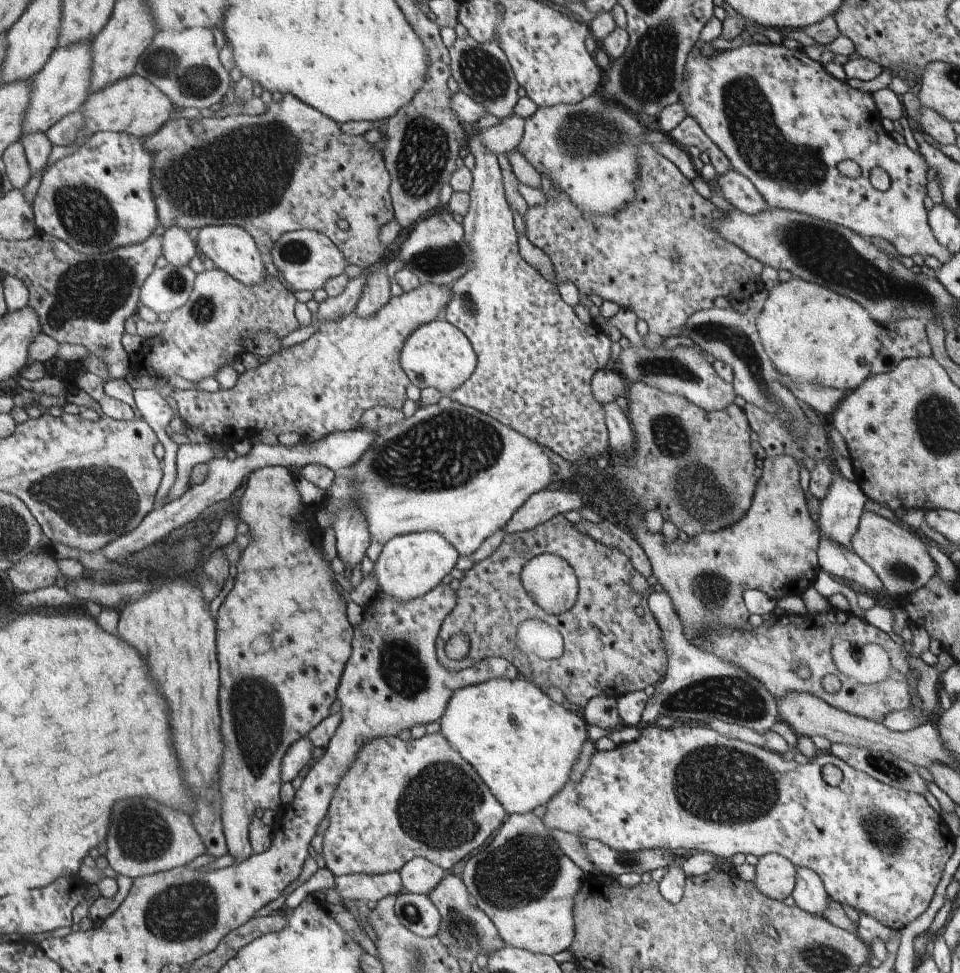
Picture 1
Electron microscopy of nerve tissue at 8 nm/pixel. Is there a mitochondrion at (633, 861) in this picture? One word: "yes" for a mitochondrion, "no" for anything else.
yes

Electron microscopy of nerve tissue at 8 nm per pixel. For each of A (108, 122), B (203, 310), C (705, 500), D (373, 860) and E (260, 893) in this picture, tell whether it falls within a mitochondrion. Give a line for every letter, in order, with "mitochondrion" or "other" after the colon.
A: other
B: mitochondrion
C: mitochondrion
D: other
E: other

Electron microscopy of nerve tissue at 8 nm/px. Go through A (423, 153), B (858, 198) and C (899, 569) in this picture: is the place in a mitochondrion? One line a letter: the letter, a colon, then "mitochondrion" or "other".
A: mitochondrion
B: other
C: mitochondrion

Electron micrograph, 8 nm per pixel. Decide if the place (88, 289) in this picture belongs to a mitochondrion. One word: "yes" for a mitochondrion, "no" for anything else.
yes

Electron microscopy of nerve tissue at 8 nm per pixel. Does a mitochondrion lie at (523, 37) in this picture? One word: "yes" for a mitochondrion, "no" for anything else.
no

